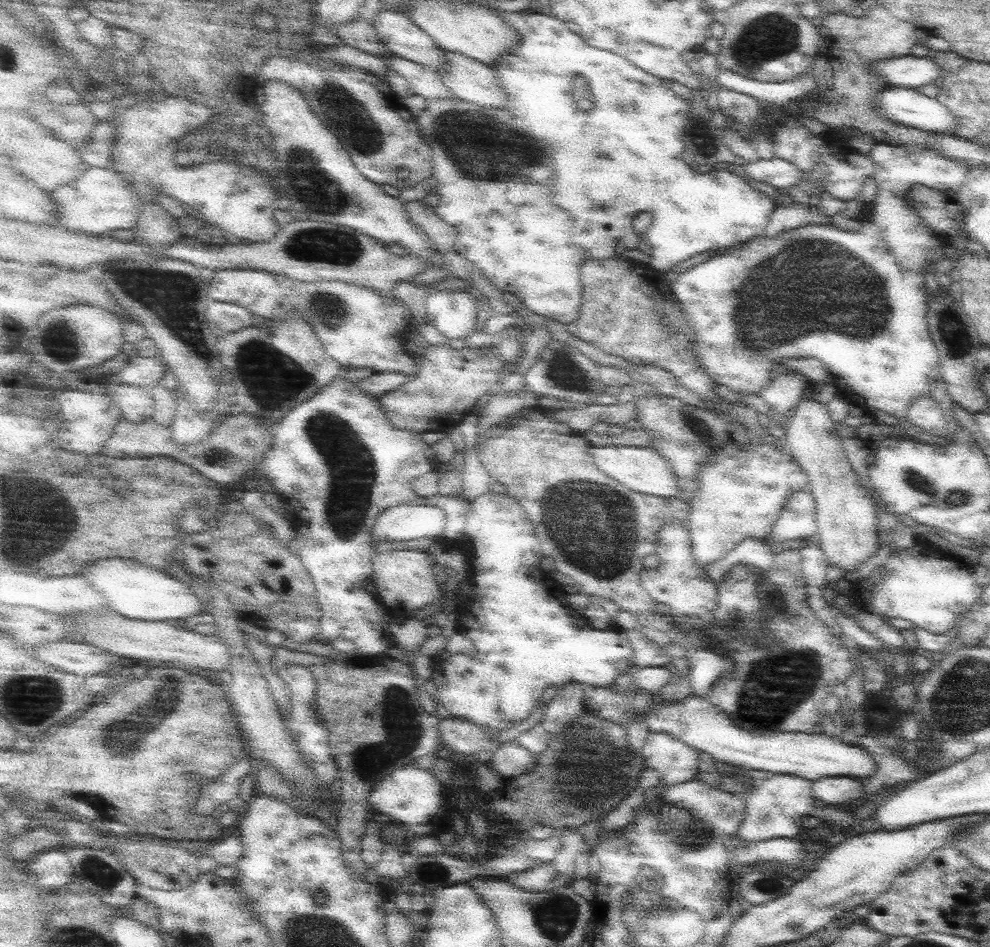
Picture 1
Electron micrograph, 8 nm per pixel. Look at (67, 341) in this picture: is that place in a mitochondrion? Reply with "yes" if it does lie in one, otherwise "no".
yes

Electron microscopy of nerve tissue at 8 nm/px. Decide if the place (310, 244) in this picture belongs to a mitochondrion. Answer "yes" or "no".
yes

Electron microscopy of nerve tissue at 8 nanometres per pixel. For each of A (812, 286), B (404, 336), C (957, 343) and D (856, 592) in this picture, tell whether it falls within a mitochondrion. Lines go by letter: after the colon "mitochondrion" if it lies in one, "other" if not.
A: mitochondrion
B: other
C: mitochondrion
D: other

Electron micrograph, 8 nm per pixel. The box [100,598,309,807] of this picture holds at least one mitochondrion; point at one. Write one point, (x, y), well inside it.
(124, 739)

